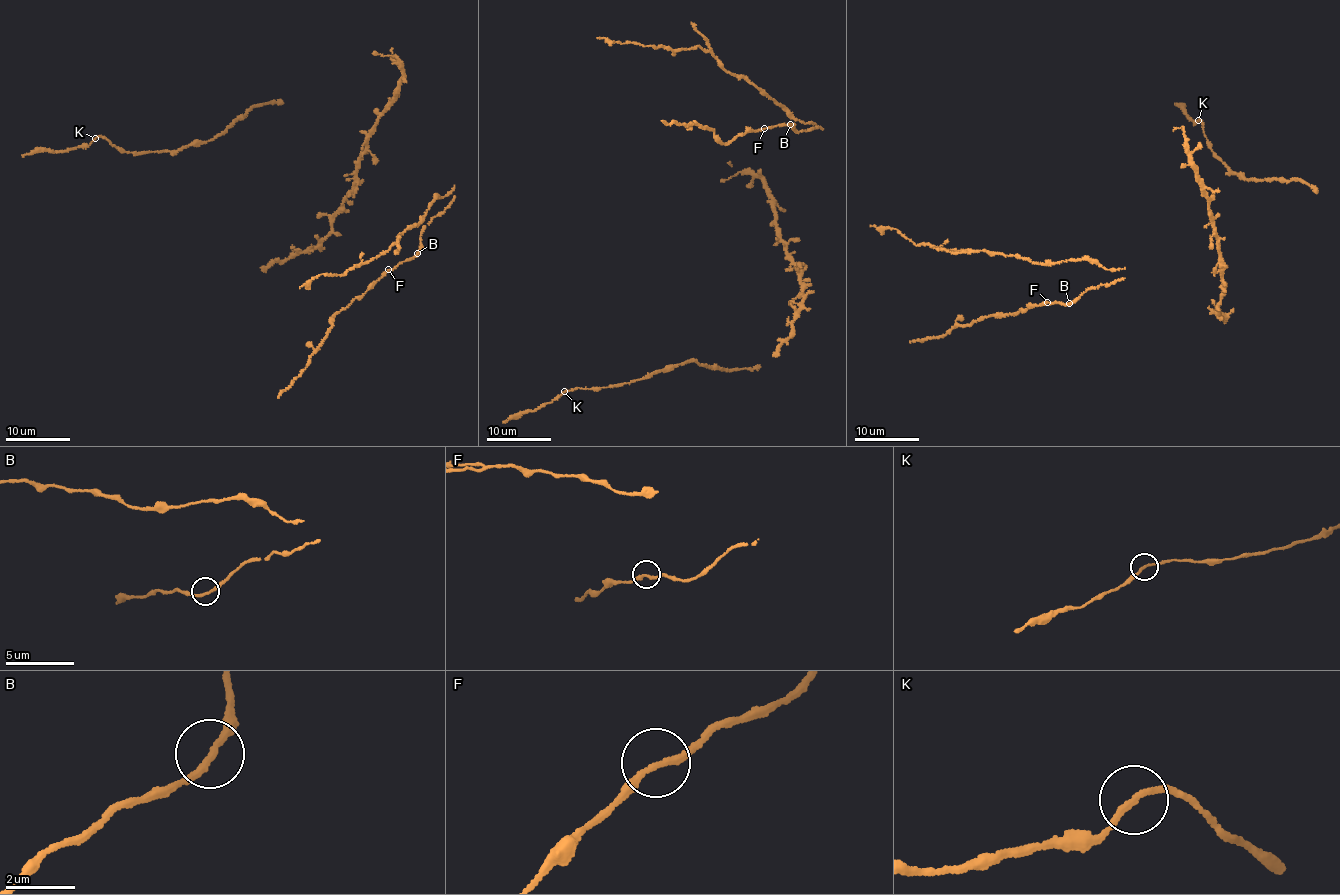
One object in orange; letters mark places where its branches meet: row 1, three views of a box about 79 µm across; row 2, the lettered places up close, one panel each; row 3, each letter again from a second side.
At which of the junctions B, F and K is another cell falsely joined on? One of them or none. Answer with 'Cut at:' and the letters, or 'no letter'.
Cut at: no letter

